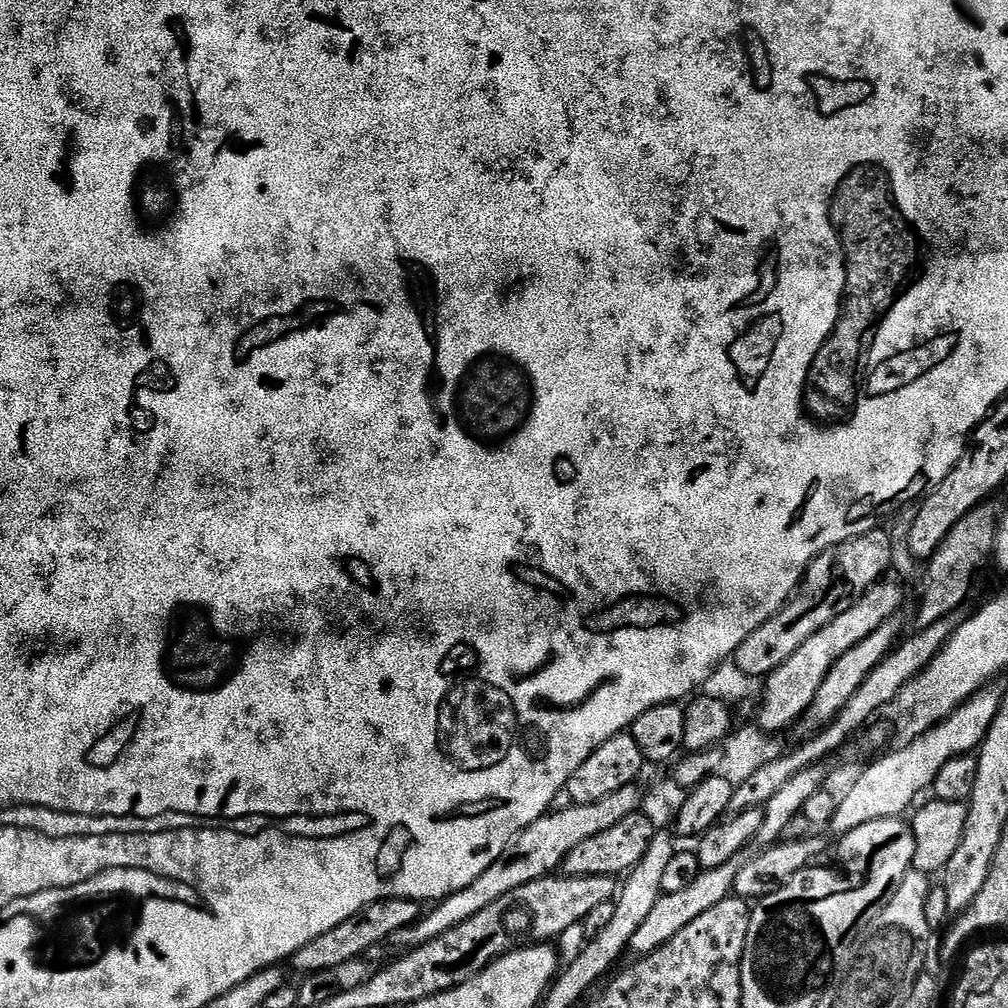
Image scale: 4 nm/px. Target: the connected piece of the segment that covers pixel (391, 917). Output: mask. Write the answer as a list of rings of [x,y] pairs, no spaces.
[[[379,900],[377,904],[363,908],[357,916],[346,918],[346,922],[342,922],[334,930],[306,942],[306,946],[302,946],[302,950],[298,950],[296,955],[291,957],[290,964],[293,964],[300,974],[311,974],[359,961],[359,956],[363,957],[374,946],[390,938],[390,934],[409,928],[421,915],[421,905],[415,900]]]

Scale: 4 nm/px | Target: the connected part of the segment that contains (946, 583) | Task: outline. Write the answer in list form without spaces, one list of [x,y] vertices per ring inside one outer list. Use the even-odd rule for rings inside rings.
[[[985,502],[979,504],[974,510],[970,510],[970,514],[966,514],[966,518],[962,518],[954,526],[954,530],[950,530],[950,534],[942,542],[942,546],[938,546],[938,550],[932,556],[932,559],[927,561],[924,572],[924,597],[920,600],[920,605],[916,608],[916,623],[915,627],[926,628],[934,626],[934,622],[938,622],[942,618],[946,618],[950,613],[959,611],[965,606],[964,599],[972,592],[972,579],[976,576],[976,571],[983,566],[984,563],[989,563],[990,557],[993,555],[996,547],[996,534],[998,531],[998,512],[991,508],[991,503]]]

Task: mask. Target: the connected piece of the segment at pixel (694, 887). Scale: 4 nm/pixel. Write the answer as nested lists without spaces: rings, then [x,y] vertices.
[[[742,851],[734,858],[730,858],[730,862],[726,862],[726,866],[701,871],[700,876],[694,878],[694,883],[686,890],[682,890],[678,894],[660,895],[658,902],[654,902],[654,910],[650,910],[648,917],[642,921],[642,927],[634,934],[631,951],[636,952],[637,957],[648,956],[654,950],[666,946],[666,942],[670,942],[670,938],[674,938],[674,934],[678,934],[678,930],[686,930],[686,926],[690,926],[690,922],[694,922],[694,918],[706,914],[706,910],[711,910],[712,907],[718,906],[718,902],[733,895],[738,872],[746,866],[749,859],[749,853]]]

